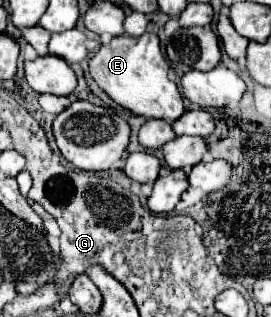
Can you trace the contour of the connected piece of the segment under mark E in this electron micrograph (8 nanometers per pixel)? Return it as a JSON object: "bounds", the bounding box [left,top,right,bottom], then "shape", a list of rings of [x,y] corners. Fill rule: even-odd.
{"bounds":[90,33,184,123],"shape":[[[144,33],[140,37],[112,37],[112,41],[108,45],[102,45],[90,59],[92,79],[116,105],[146,119],[154,117],[174,123],[184,113],[184,103],[176,83],[168,77],[168,71],[170,67],[160,51],[158,35],[154,33]]]}

